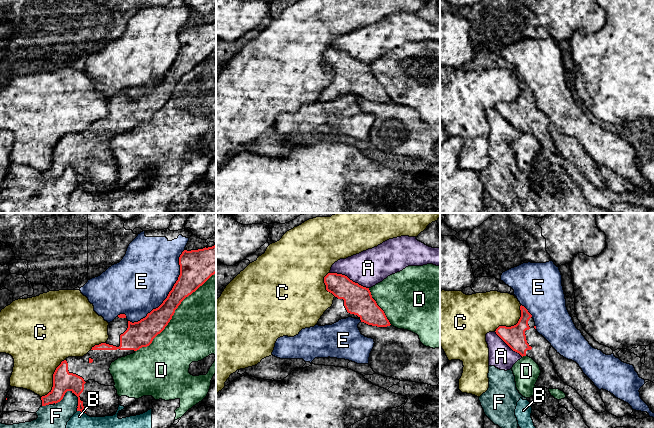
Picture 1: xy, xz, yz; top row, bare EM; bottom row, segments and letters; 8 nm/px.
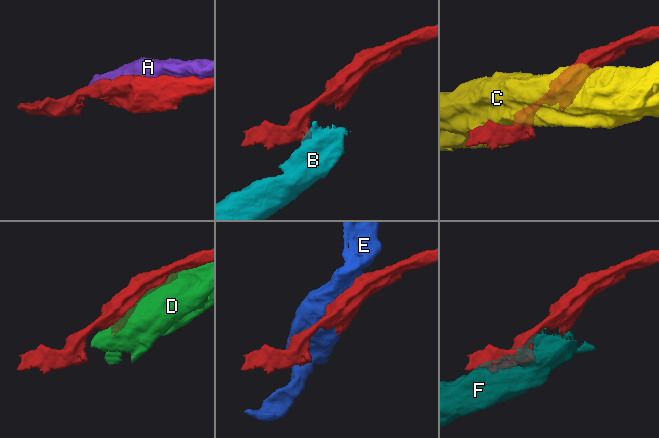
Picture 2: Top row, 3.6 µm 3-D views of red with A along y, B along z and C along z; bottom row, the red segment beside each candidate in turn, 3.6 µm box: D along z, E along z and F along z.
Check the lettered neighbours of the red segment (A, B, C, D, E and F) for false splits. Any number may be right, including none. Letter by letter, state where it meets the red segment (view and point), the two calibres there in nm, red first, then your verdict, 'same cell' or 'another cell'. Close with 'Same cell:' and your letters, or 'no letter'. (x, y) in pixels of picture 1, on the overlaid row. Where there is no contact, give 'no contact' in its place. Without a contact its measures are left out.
A: xz (348, 278) | 220/280 nm | another cell
B: xy (81, 411) | 140/130 nm | another cell
C: xy (53, 379) | 170/380 nm | another cell
D: xy (174, 312) | 180/480 nm | another cell
E: xy (169, 293) | 220/480 nm | another cell
F: xy (63, 396) | 170/190 nm | another cell
Same cell: no letter

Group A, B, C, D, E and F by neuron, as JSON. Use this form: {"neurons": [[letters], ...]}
{"neurons": [["A", "F"], ["B", "D"], ["C"], ["E"]]}

